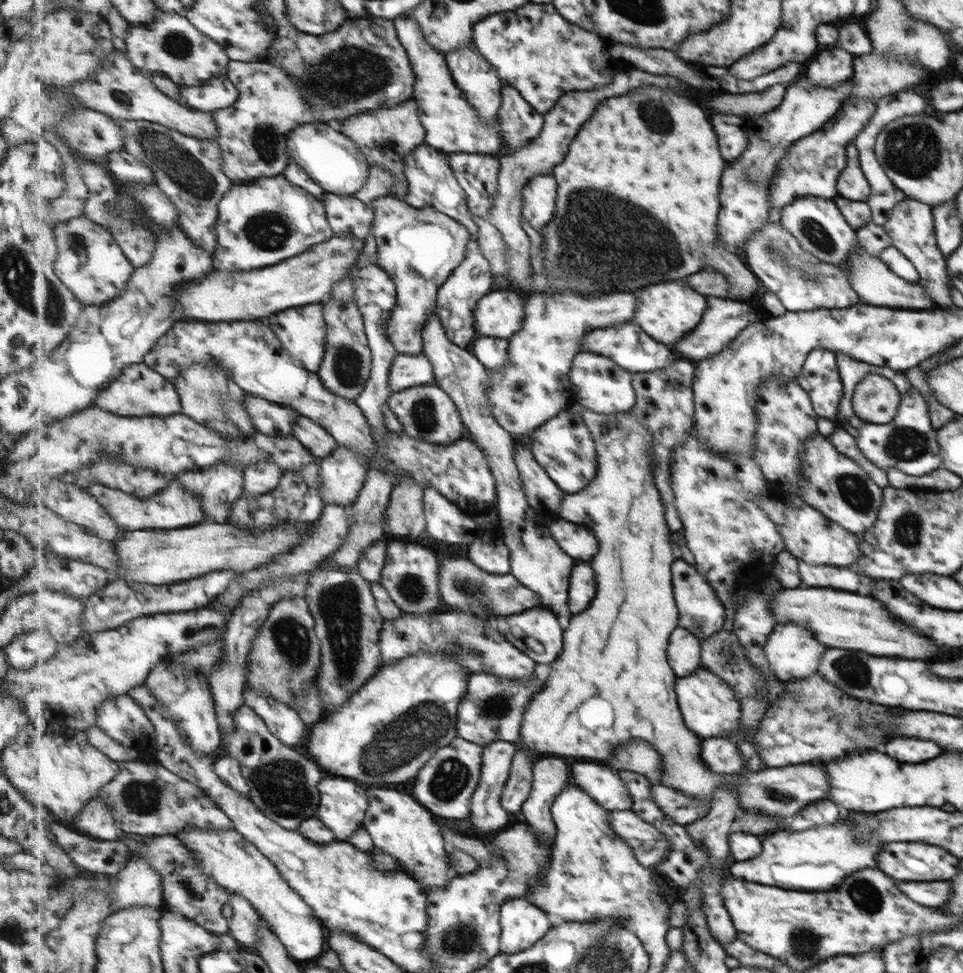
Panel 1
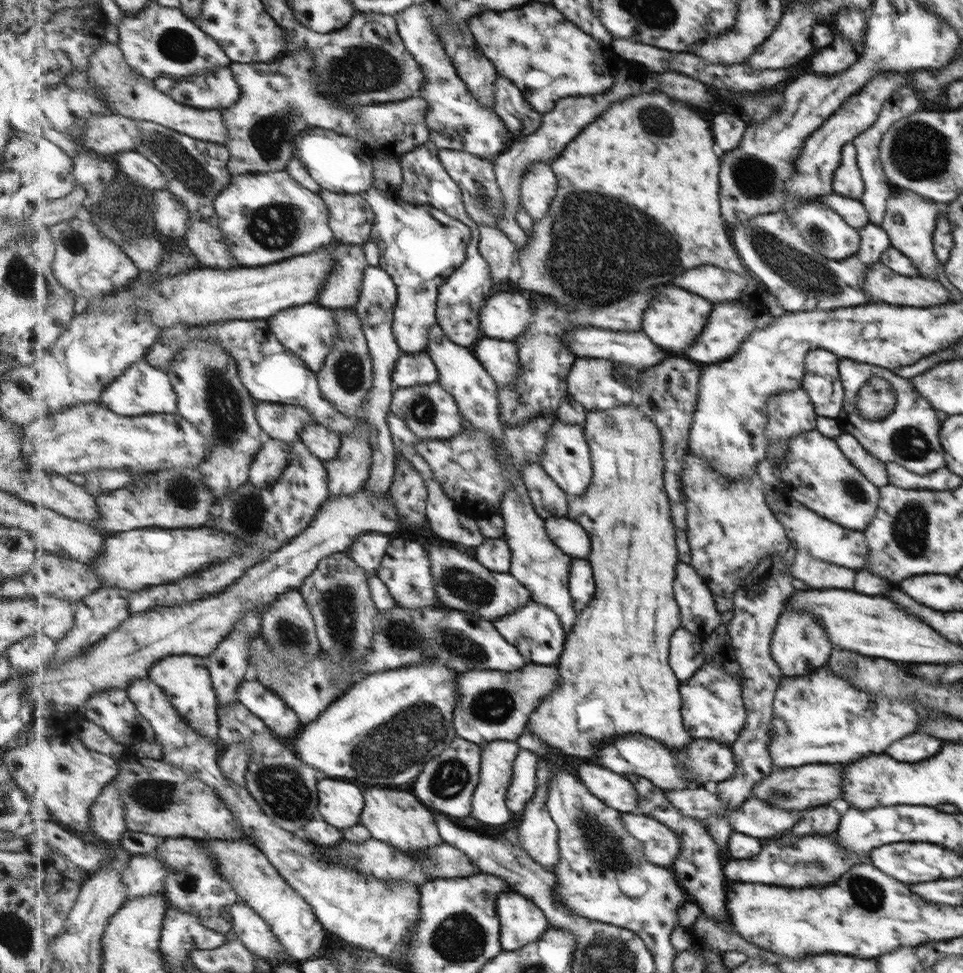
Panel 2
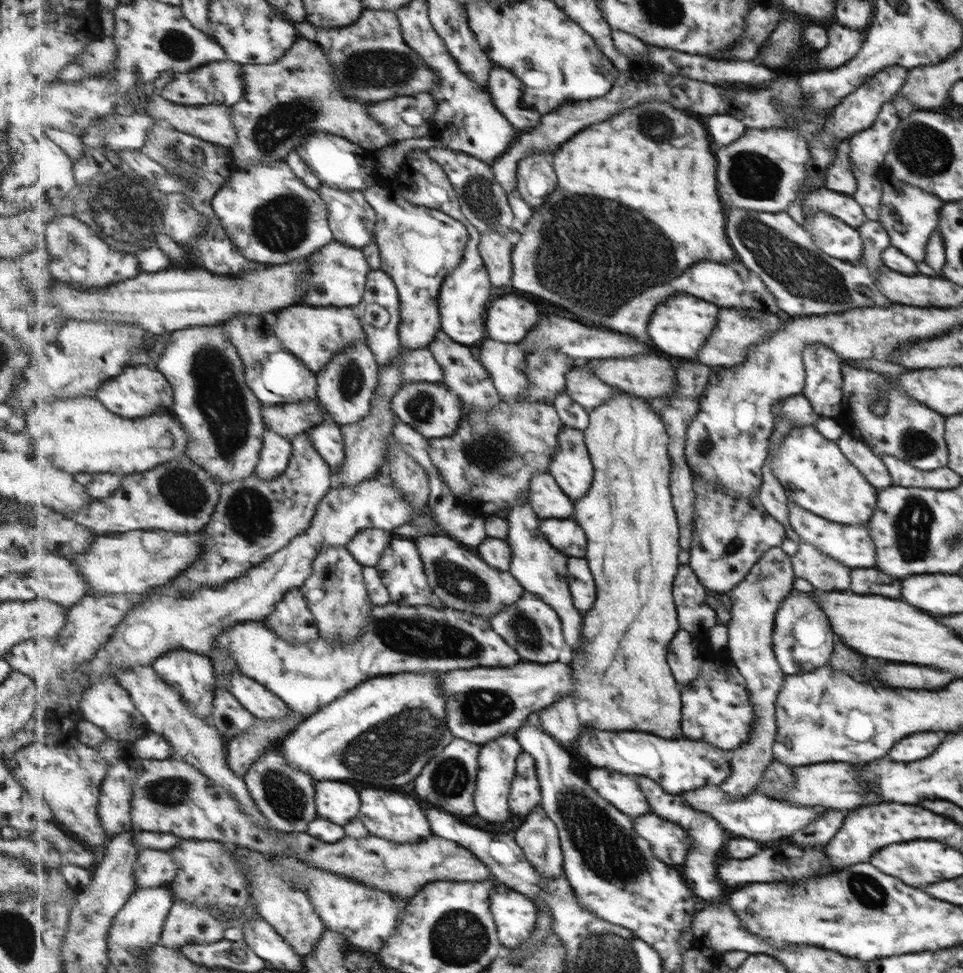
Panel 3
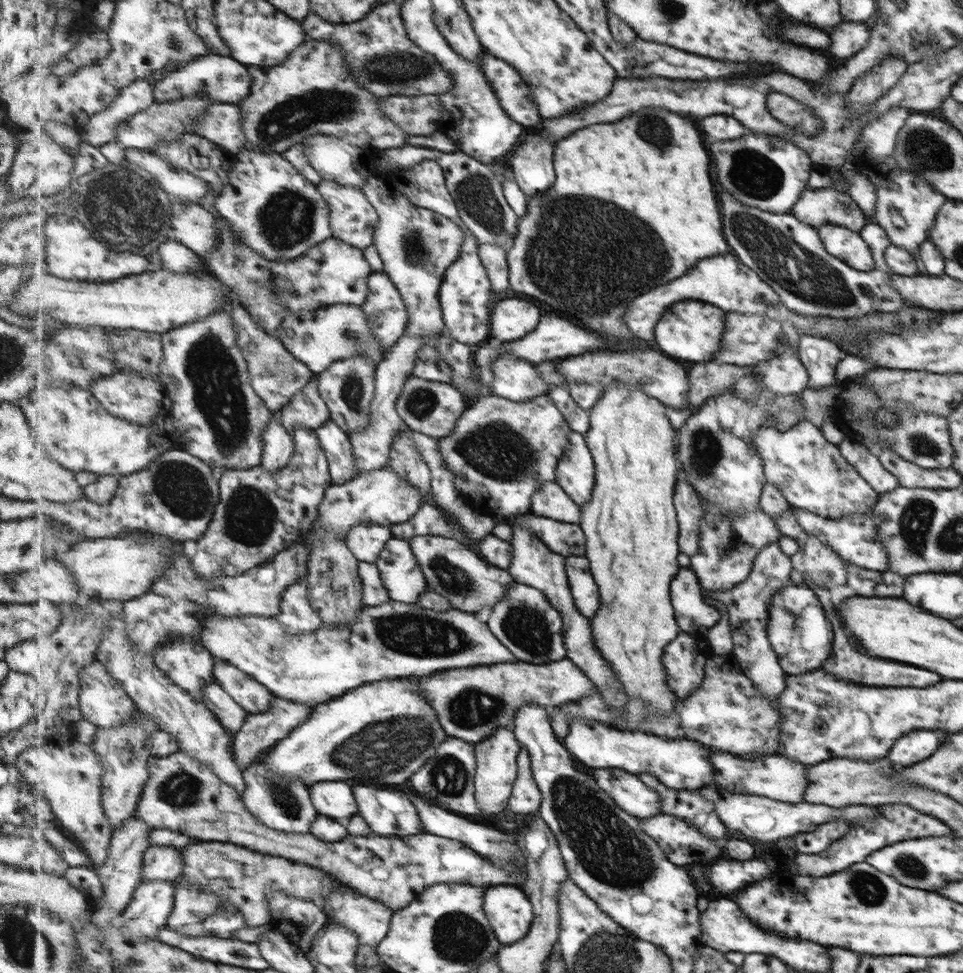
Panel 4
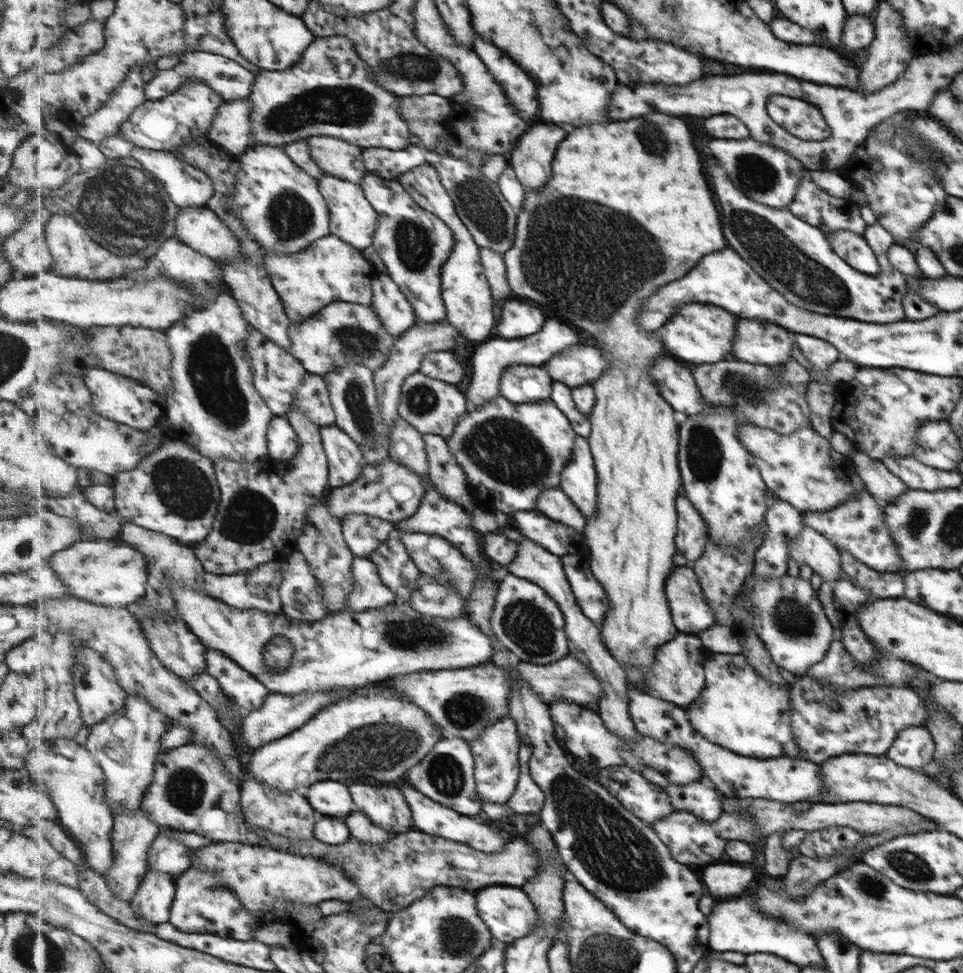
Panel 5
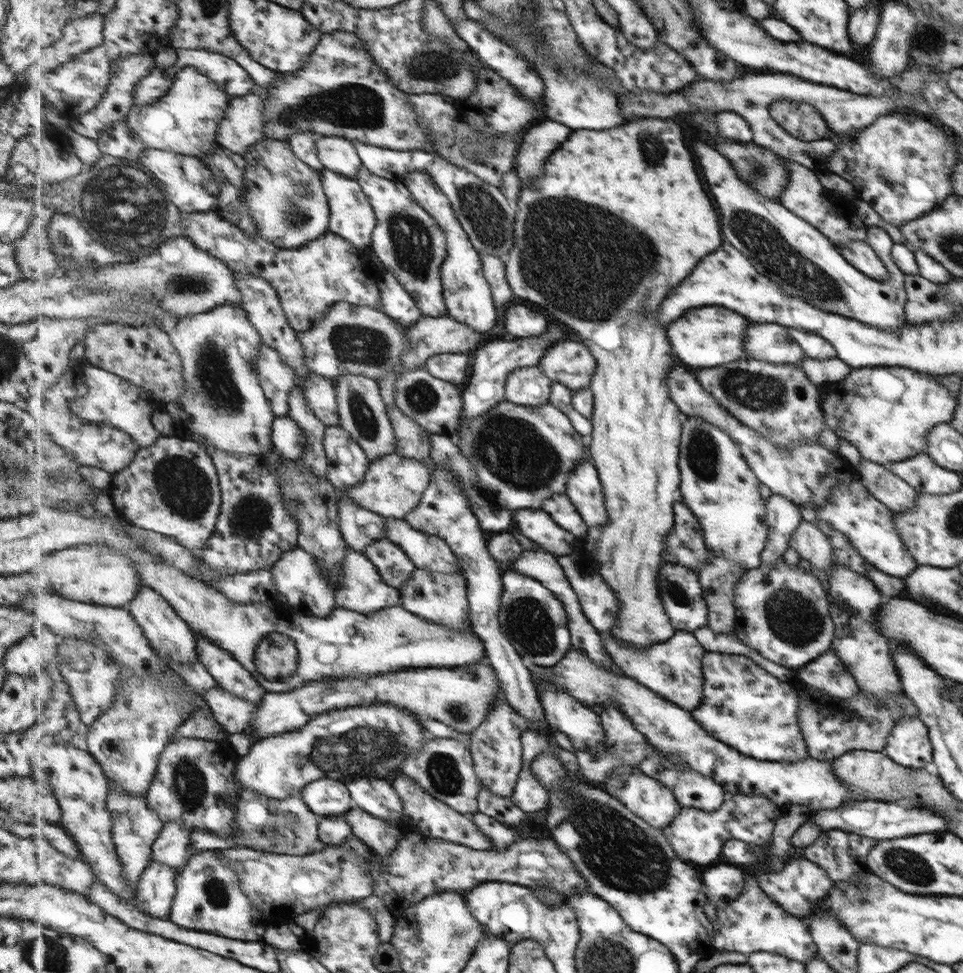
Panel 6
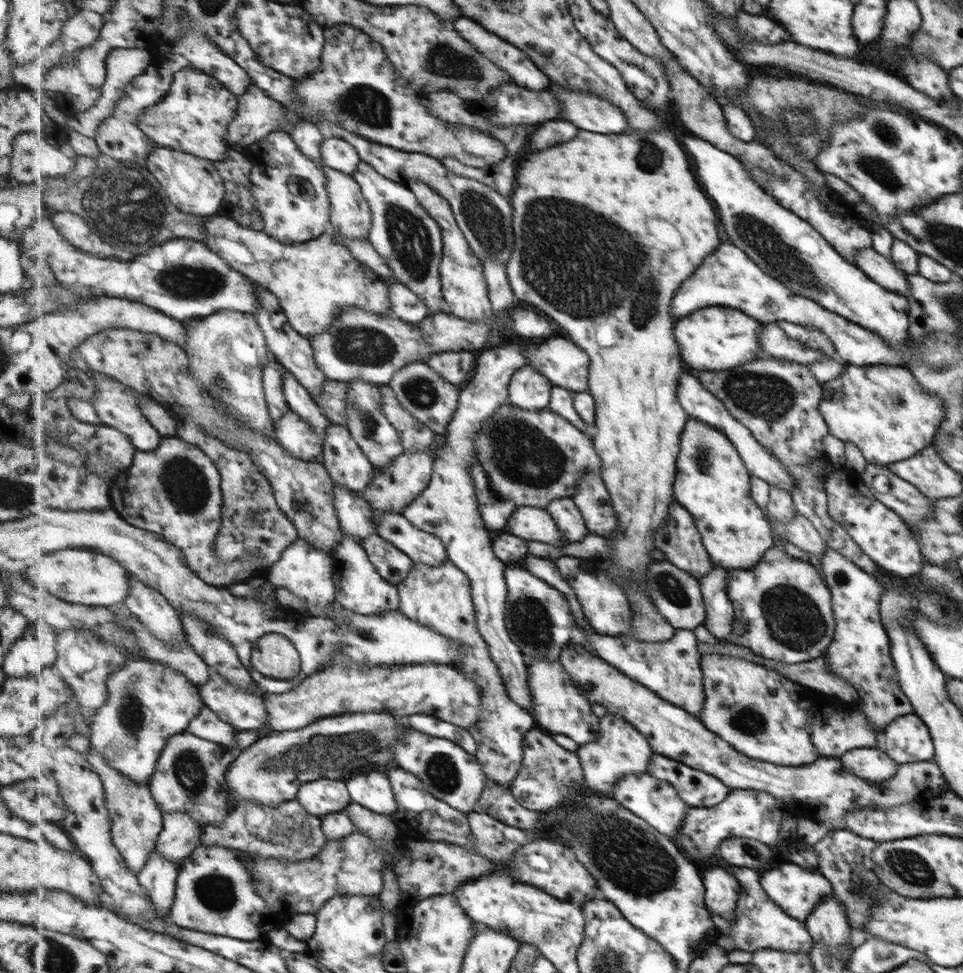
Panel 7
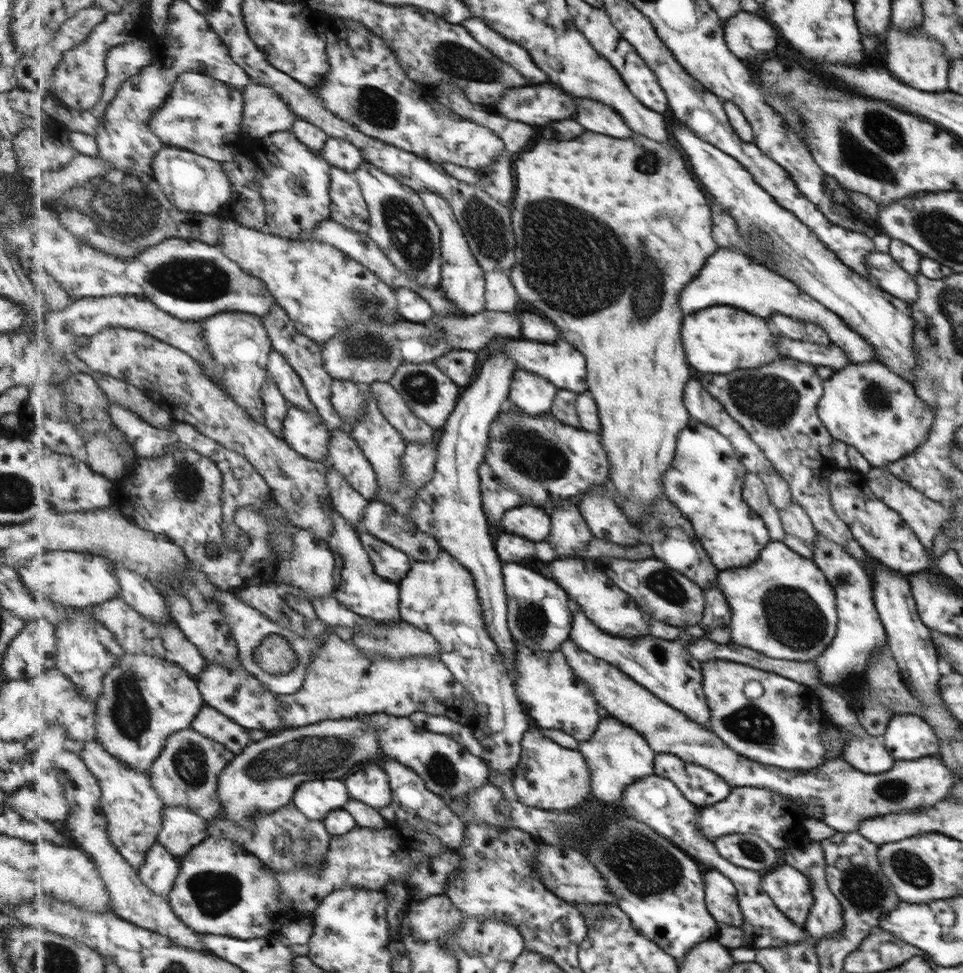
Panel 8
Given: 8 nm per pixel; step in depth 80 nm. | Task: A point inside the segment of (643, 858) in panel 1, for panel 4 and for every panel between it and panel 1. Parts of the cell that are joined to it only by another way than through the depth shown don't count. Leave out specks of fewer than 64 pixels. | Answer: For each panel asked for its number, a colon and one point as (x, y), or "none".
2: (662, 846)
3: (671, 842)
4: (684, 844)

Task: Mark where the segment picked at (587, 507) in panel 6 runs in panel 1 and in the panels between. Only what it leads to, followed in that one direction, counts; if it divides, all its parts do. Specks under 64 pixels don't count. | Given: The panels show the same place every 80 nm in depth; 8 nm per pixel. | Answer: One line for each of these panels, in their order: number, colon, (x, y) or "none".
1: (565, 447)
2: (567, 457)
3: (572, 466)
4: (576, 473)
5: (580, 477)

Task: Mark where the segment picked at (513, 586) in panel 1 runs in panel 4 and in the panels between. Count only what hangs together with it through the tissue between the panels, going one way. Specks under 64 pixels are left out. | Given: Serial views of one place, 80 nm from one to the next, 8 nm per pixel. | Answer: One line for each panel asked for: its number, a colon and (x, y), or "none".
2: (463, 583)
3: (459, 577)
4: (457, 572)

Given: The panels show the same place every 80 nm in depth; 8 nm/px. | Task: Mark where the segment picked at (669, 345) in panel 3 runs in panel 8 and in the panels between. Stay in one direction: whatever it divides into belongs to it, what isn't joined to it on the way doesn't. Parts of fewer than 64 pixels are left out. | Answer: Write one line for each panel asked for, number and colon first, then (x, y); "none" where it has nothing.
4: (690, 330)
5: (701, 335)
6: (710, 336)
7: (717, 338)
8: (721, 339)

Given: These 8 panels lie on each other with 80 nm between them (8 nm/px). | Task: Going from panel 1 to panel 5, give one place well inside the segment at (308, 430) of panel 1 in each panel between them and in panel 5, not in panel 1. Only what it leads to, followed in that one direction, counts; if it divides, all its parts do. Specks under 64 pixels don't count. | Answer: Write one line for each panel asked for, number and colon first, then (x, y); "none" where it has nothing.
2: (320, 440)
3: (328, 437)
4: (336, 443)
5: (347, 462)

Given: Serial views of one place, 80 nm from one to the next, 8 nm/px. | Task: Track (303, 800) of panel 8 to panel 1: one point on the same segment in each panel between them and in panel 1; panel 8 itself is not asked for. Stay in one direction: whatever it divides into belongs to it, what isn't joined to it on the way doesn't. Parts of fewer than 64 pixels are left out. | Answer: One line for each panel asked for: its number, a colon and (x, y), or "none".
1: (344, 805)
2: (341, 804)
3: (340, 803)
4: (333, 799)
5: (329, 798)
6: (326, 797)
7: (321, 797)

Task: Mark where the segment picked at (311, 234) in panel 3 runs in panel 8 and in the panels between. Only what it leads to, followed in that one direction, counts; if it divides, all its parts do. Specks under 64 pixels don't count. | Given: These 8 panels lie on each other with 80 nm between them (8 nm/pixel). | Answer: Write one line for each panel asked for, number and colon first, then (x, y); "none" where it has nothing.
4: (277, 211)
5: (282, 205)
6: (285, 197)
7: (291, 193)
8: (295, 183)

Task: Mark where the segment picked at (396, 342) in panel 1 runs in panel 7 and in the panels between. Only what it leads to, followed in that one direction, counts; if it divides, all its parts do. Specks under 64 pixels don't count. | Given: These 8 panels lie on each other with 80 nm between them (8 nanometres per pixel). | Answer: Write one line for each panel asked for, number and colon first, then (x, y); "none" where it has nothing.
2: (421, 246)
3: (419, 246)
4: (417, 246)
5: (414, 244)
6: (410, 244)
7: (410, 240)

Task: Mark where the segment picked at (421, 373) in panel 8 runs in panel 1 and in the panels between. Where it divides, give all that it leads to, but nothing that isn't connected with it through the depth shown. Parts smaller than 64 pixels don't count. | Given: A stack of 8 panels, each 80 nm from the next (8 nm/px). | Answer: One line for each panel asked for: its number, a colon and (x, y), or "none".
1: (428, 413)
2: (431, 412)
3: (433, 409)
4: (433, 408)
5: (433, 406)
6: (437, 405)
7: (432, 399)

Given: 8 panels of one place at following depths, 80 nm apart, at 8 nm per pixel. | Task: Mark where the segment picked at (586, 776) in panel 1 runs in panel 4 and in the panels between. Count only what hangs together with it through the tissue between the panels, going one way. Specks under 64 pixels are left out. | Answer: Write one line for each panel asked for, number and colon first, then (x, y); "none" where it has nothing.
2: (617, 791)
3: (623, 791)
4: (632, 795)

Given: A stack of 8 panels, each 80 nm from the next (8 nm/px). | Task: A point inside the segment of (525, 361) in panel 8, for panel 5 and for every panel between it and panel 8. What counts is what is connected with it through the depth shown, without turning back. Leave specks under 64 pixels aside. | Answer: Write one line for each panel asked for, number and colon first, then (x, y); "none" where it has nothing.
5: (578, 366)
6: (571, 363)
7: (566, 364)

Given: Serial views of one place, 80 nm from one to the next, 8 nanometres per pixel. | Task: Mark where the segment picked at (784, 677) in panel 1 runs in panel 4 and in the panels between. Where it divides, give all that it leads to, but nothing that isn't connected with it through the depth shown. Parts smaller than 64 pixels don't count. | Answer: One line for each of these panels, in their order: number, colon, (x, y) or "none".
2: (798, 646)
3: (802, 640)
4: (801, 637)

